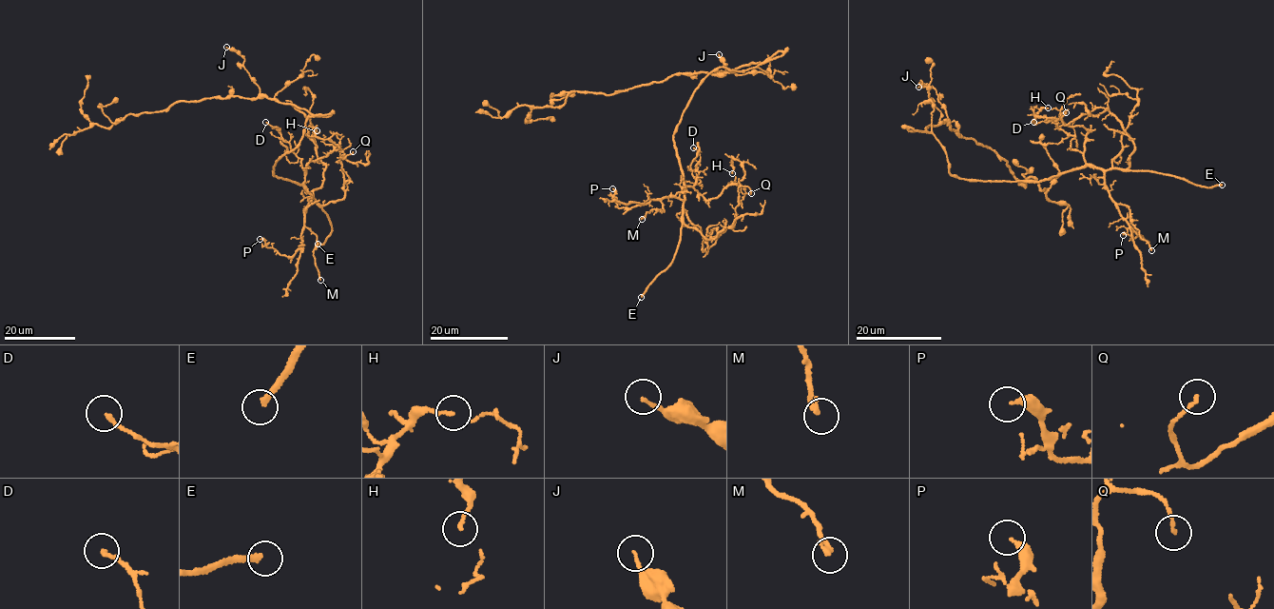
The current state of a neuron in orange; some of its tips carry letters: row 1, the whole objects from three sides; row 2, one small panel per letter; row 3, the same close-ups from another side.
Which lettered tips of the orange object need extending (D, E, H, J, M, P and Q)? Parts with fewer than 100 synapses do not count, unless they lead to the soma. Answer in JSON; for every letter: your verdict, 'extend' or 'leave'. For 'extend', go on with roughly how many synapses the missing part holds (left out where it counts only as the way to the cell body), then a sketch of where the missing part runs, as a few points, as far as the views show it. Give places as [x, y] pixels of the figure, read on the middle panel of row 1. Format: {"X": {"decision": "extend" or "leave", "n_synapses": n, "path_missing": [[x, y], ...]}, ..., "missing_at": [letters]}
{"D": {"decision": "leave"}, "E": {"decision": "extend"}, "H": {"decision": "leave"}, "J": {"decision": "leave"}, "M": {"decision": "leave"}, "P": {"decision": "leave"}, "Q": {"decision": "leave"}, "missing_at": ["E"]}

